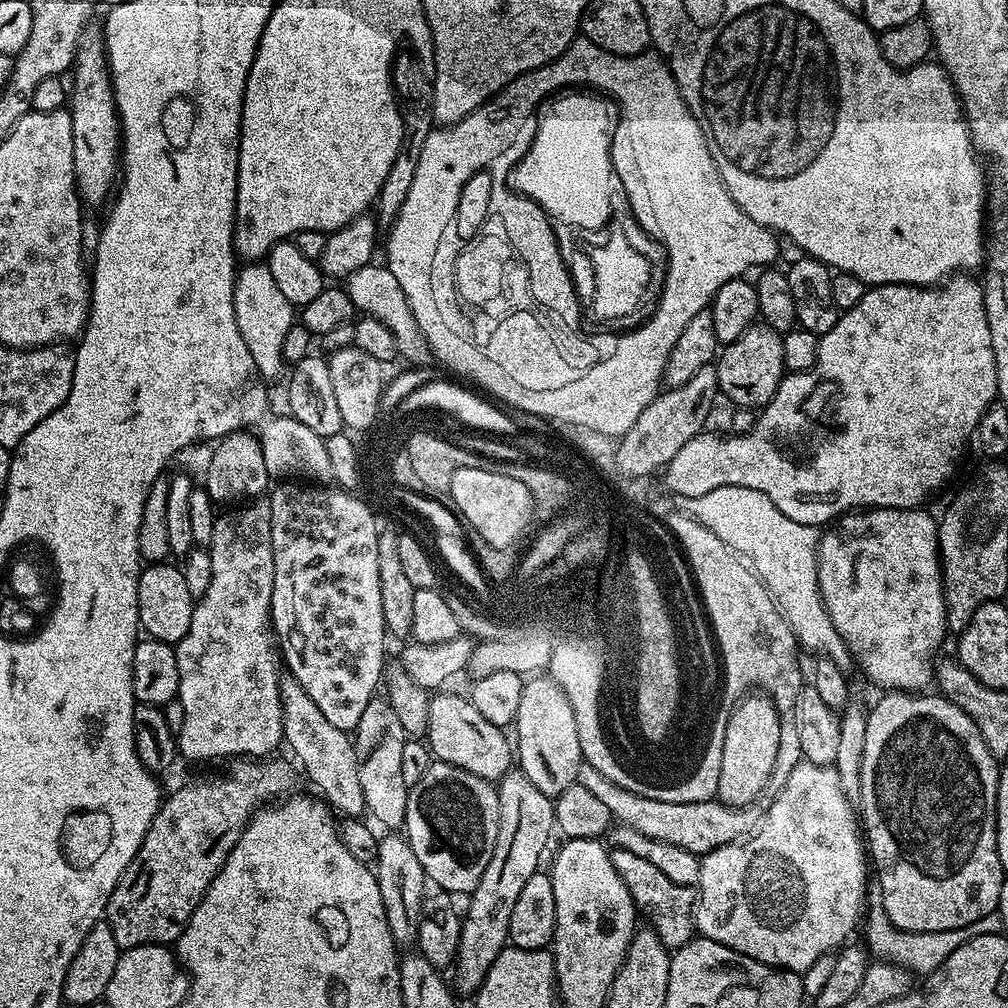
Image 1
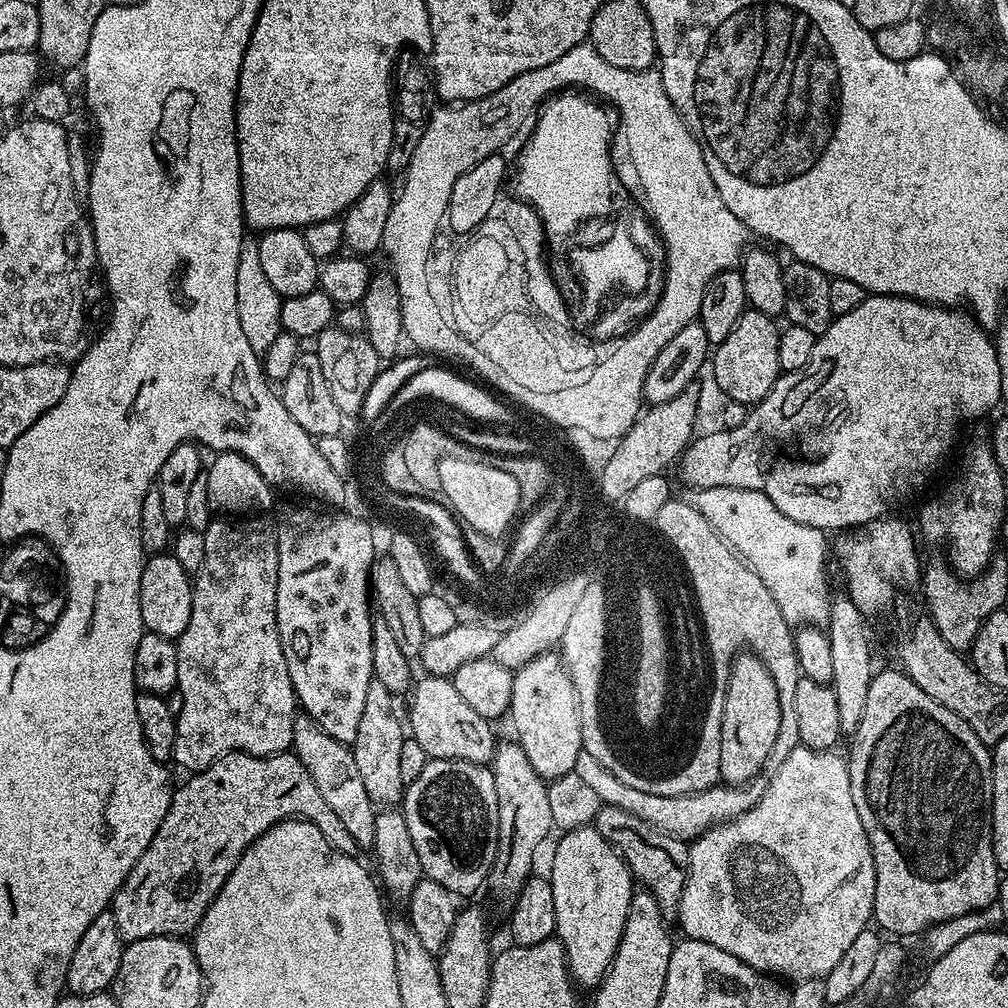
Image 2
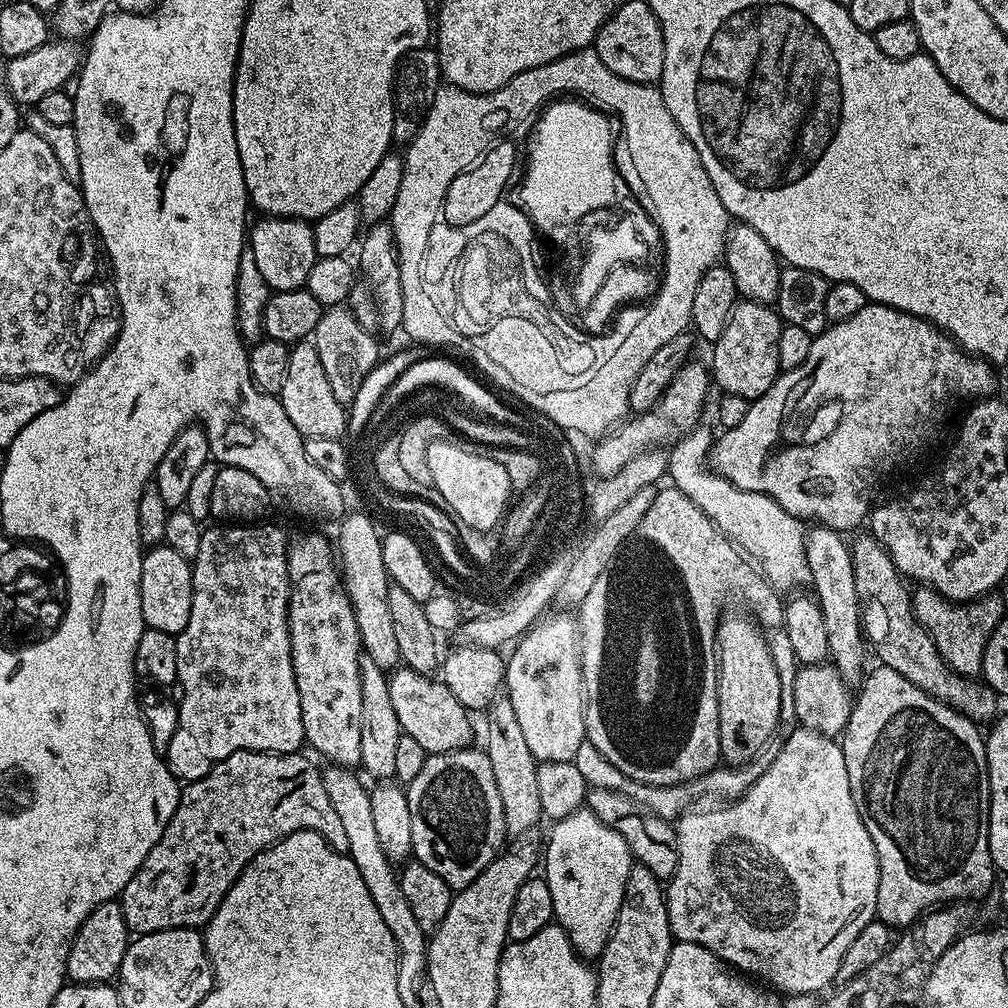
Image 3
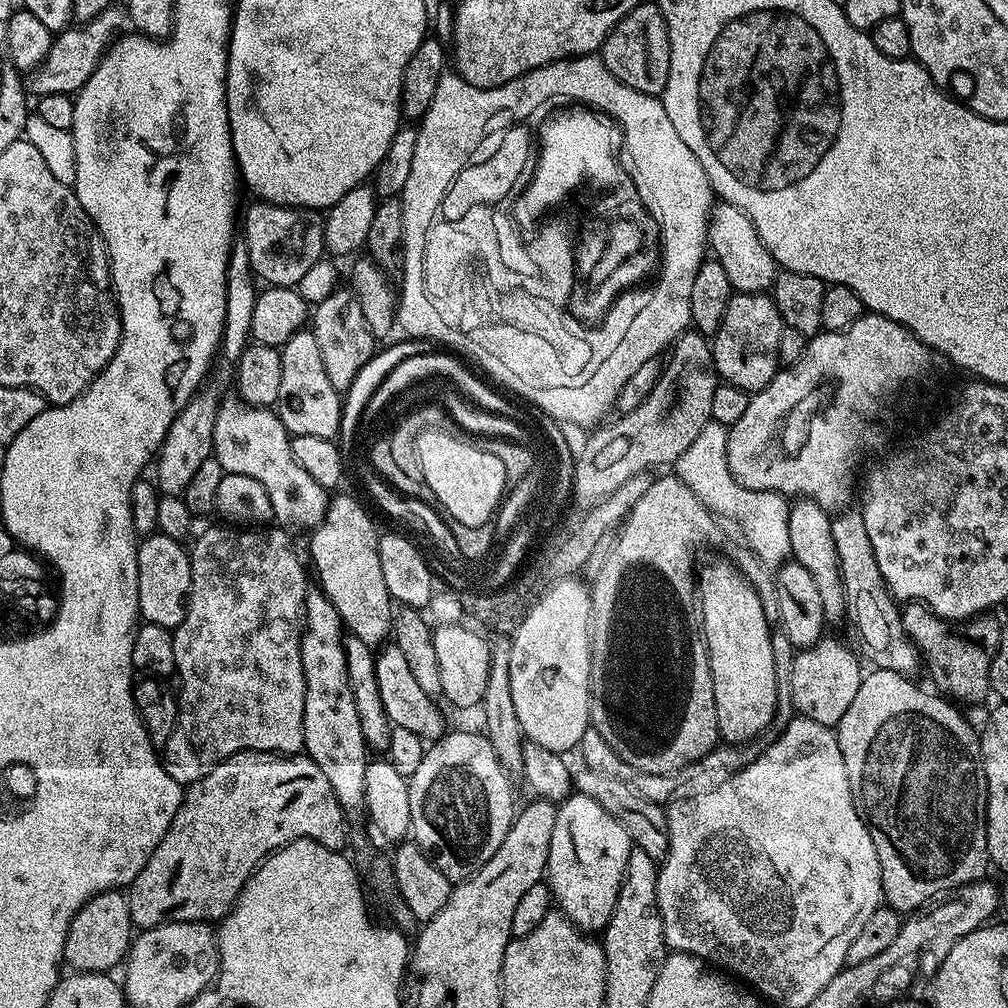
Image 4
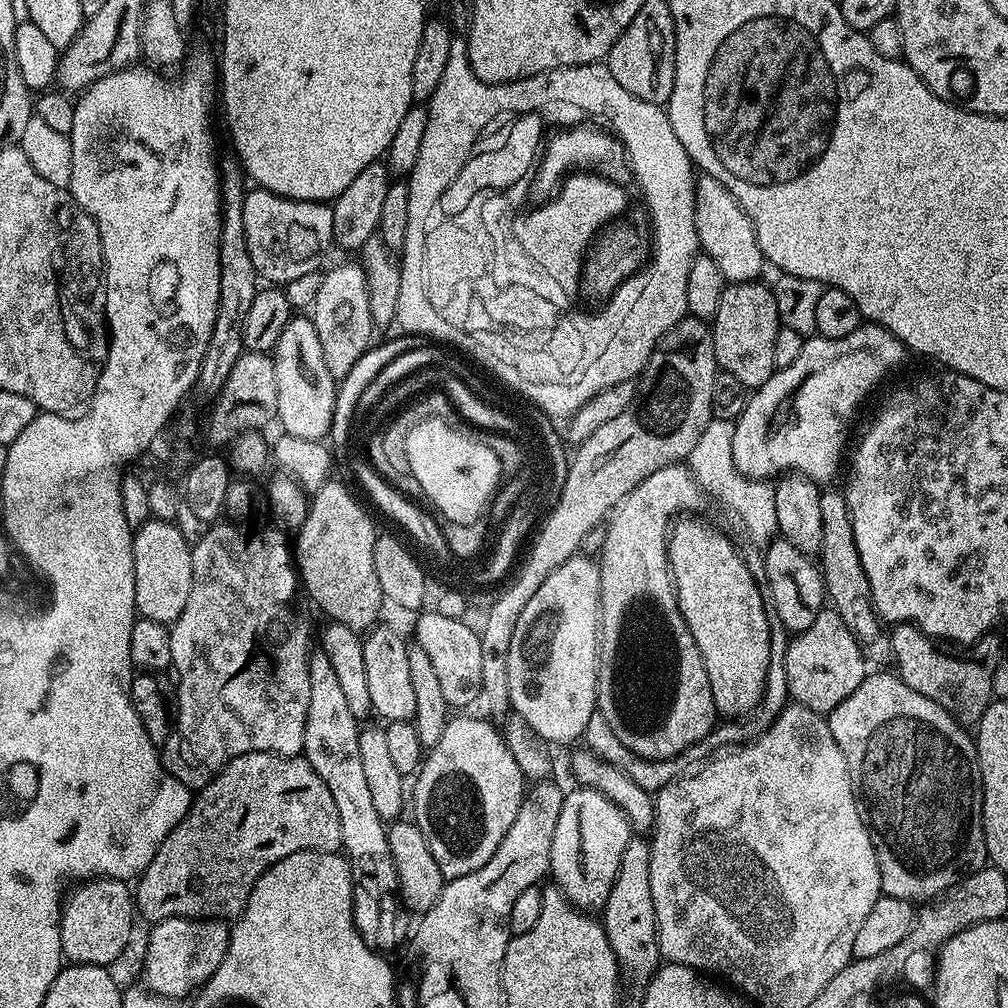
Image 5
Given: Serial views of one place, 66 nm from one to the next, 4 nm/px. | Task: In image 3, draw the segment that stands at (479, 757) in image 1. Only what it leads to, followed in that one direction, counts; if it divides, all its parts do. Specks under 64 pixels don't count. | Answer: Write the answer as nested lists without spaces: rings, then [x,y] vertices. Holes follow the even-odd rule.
[[[400,666],[389,675],[388,686],[390,699],[394,702],[394,714],[398,714],[401,733],[417,740],[422,750],[429,754],[452,752],[455,748],[467,748],[473,743],[473,717],[439,679],[420,676],[414,670]]]

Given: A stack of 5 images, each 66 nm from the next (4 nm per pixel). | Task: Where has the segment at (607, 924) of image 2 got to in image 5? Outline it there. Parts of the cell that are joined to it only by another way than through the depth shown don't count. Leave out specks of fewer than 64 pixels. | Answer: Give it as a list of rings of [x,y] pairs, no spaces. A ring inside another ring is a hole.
[[[593,788],[573,789],[565,795],[562,814],[558,814],[554,846],[550,846],[550,876],[575,908],[592,914],[603,909],[606,898],[610,898],[622,854],[634,833],[624,811],[610,798]]]

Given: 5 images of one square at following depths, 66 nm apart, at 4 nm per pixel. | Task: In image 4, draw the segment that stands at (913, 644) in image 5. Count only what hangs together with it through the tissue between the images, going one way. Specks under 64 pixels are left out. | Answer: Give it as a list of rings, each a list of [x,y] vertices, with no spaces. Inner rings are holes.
[[[908,602],[900,613],[902,626],[906,634],[916,644],[921,661],[928,664],[928,672],[945,697],[964,704],[976,704],[979,700],[989,699],[990,662],[998,650],[1002,625],[991,620],[991,615],[977,616],[961,623],[955,632],[953,625],[947,620],[940,620],[924,604]]]

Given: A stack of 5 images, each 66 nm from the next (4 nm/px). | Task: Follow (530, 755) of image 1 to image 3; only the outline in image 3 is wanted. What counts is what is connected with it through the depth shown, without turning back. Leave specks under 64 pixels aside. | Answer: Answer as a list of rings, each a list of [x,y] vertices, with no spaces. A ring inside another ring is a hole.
[[[545,615],[535,623],[512,649],[504,670],[506,695],[514,706],[514,714],[522,725],[522,734],[526,738],[526,746],[530,746],[530,754],[534,754],[537,762],[549,764],[550,762],[575,761],[578,746],[586,739],[584,734],[584,706],[585,669],[580,668],[582,657],[580,655],[580,630],[577,621],[568,616]]]

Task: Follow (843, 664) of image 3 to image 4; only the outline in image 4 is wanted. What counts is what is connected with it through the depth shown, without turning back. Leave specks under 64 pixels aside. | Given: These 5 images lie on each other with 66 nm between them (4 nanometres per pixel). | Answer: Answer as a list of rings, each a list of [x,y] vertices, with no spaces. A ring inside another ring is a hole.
[[[800,498],[789,507],[788,521],[790,522],[790,544],[792,546],[791,559],[795,563],[806,566],[806,570],[810,570],[814,583],[818,586],[818,594],[822,598],[825,621],[829,625],[836,624],[843,616],[845,619],[849,606],[848,597],[844,595],[838,554],[834,546],[832,516],[822,506],[818,506],[818,502]]]

